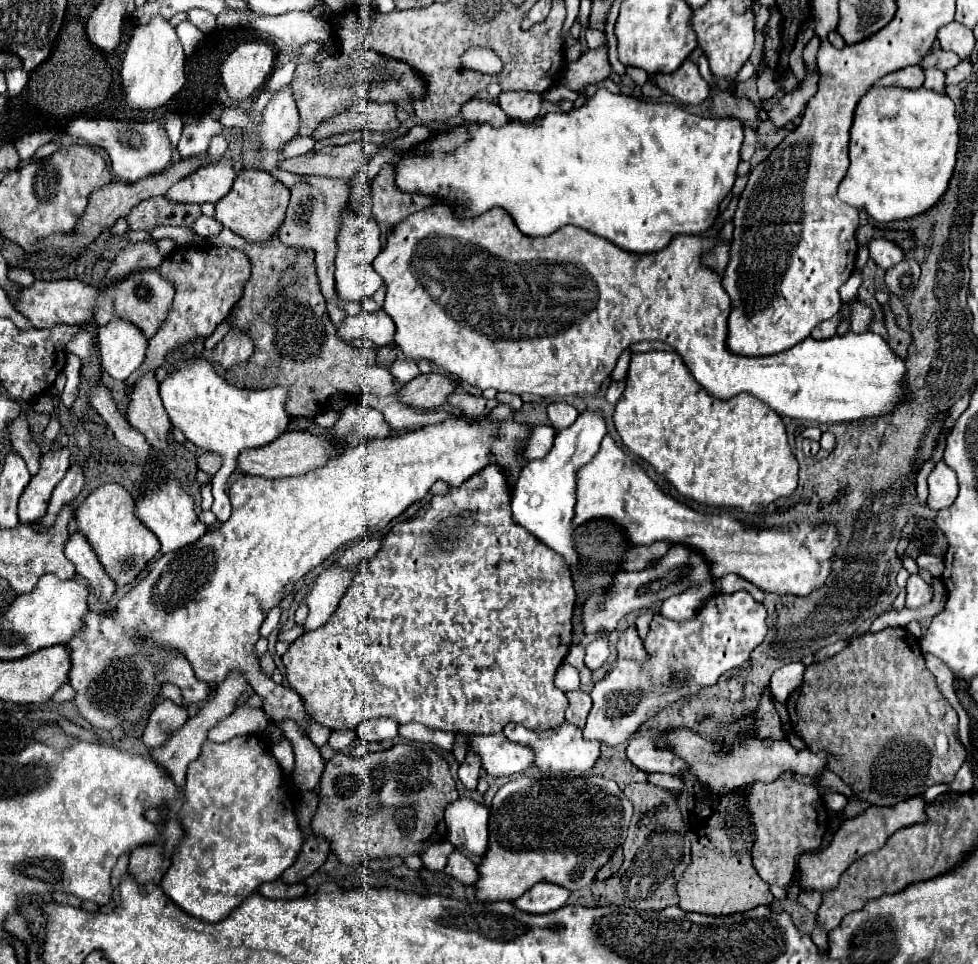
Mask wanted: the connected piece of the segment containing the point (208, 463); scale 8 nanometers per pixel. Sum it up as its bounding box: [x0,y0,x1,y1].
[198,452,222,476]

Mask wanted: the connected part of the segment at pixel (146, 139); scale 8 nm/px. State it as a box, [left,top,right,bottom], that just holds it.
[66,118,172,184]

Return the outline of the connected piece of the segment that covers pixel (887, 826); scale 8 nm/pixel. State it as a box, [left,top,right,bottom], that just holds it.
[796,796,928,894]

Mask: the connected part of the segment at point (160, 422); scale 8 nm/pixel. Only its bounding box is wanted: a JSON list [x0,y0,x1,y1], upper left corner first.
[126,370,172,448]

